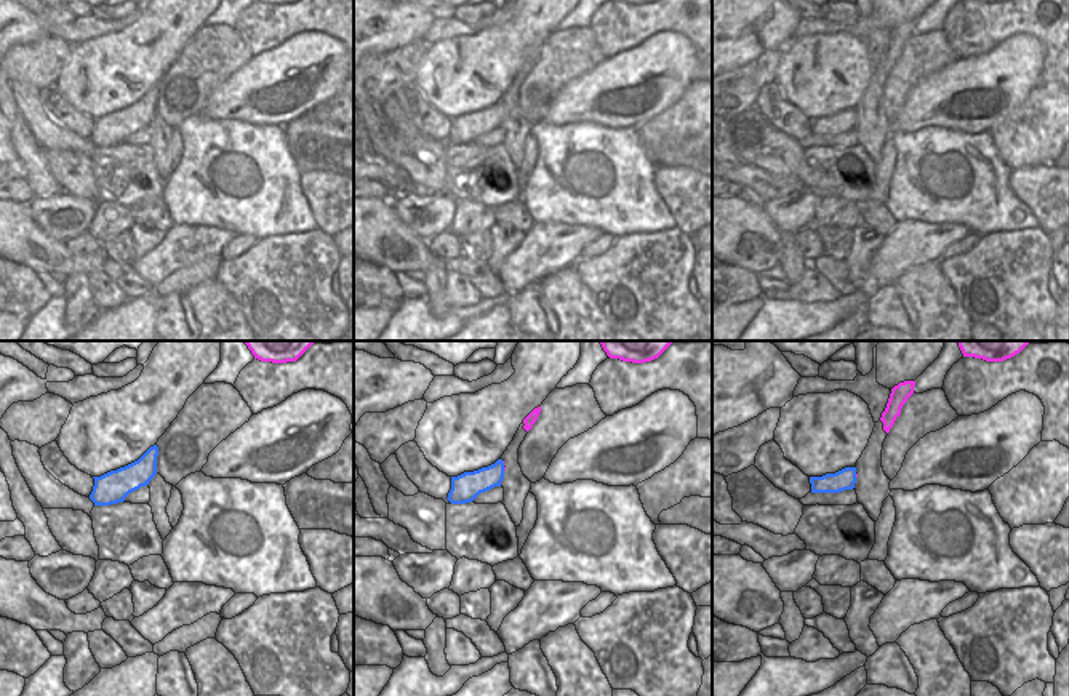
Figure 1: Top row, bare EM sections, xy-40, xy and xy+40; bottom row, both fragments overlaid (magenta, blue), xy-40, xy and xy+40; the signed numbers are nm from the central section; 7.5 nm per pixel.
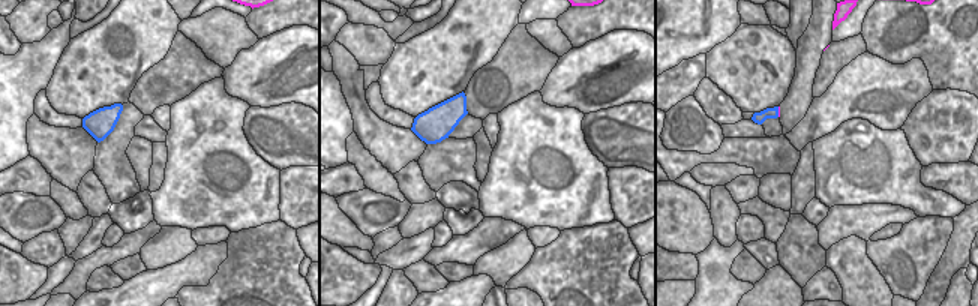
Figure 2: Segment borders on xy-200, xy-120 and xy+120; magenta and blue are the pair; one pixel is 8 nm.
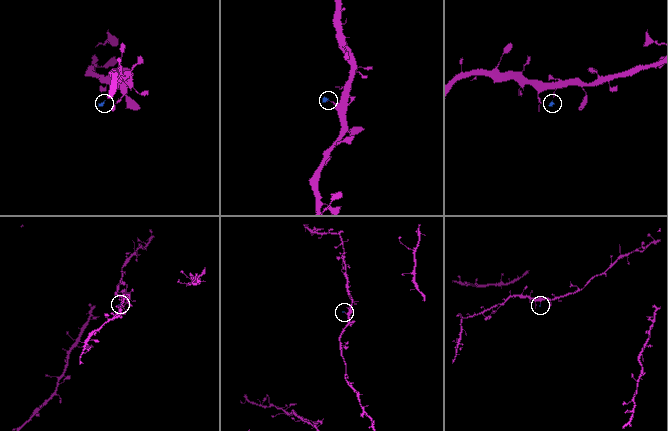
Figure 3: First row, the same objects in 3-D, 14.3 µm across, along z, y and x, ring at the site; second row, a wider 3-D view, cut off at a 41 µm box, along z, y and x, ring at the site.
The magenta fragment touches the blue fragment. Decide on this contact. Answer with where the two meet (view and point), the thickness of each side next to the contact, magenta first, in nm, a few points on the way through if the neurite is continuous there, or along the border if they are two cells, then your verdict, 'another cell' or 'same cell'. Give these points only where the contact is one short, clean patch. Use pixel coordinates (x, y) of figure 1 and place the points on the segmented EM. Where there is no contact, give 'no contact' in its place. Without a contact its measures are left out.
no contact; same cell

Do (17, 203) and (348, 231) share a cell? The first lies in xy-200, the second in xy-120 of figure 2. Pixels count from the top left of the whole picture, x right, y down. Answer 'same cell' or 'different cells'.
different cells

